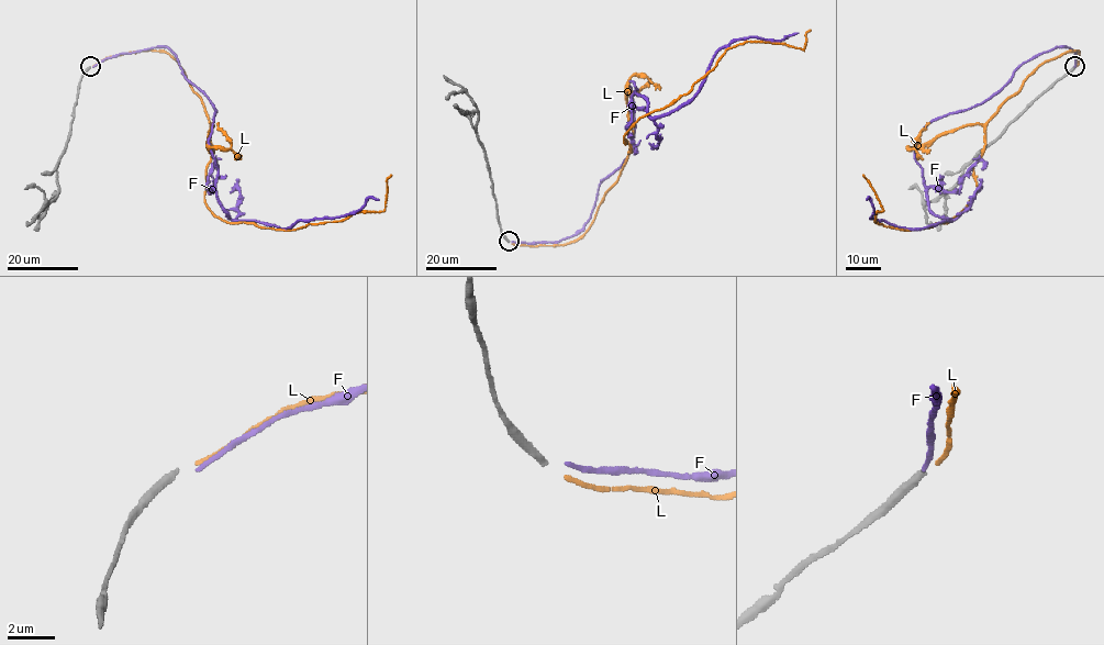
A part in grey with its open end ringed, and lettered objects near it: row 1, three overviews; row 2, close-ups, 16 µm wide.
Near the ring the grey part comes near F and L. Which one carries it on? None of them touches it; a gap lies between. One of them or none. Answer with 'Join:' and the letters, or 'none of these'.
Join: L

